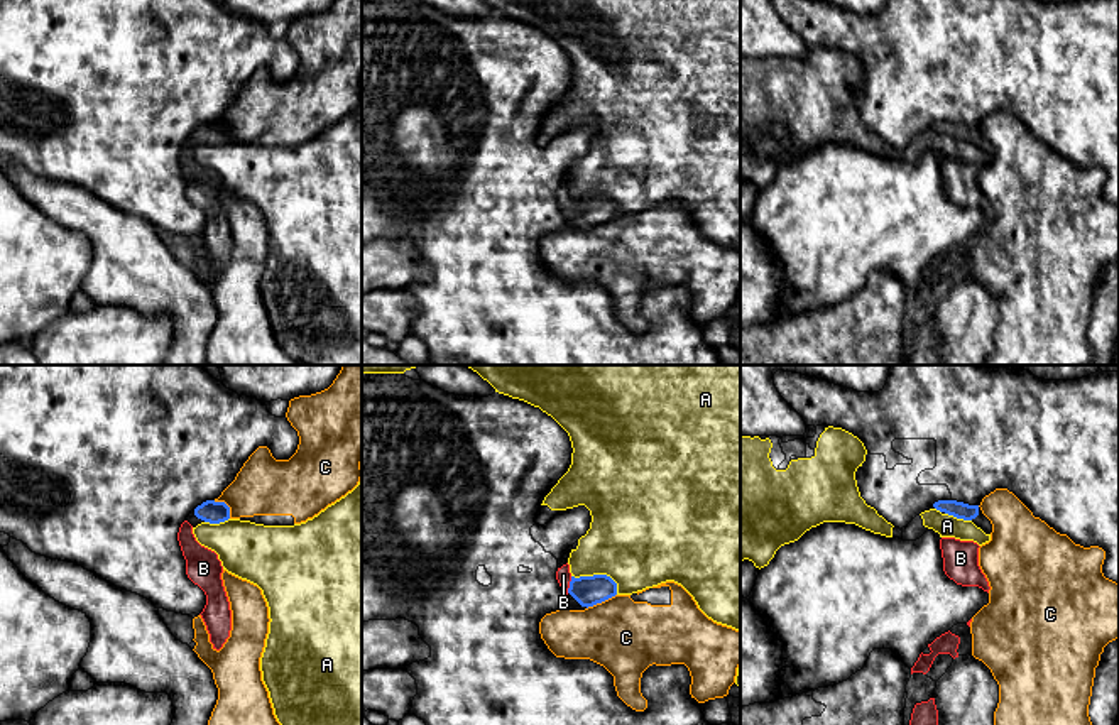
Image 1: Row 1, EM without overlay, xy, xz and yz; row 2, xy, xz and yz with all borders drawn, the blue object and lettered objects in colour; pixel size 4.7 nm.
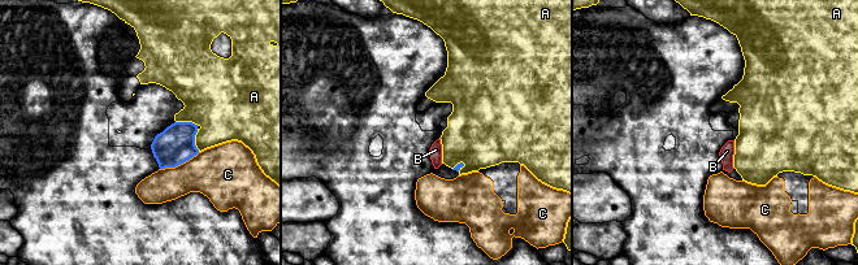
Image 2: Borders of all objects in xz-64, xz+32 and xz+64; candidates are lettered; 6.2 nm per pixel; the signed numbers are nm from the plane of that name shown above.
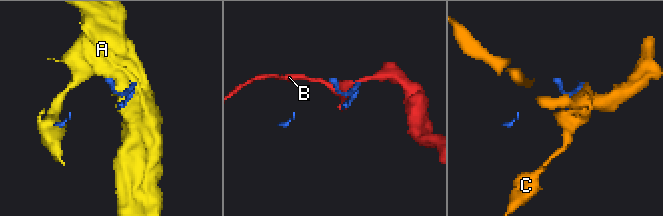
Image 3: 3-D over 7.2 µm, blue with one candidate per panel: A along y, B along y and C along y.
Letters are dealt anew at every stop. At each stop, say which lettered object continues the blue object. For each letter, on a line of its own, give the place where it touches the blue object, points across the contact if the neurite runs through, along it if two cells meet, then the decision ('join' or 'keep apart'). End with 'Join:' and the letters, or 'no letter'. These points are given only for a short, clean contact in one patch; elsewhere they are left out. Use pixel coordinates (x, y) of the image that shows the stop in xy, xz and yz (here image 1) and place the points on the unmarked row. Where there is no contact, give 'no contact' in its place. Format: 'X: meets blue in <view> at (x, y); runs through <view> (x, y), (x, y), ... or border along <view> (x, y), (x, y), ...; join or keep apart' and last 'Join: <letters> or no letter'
A: meets blue in xz at (599, 196); keep apart
B: meets blue in xz at (570, 207); runs through xz (587, 212), (570, 207), (563, 196); join
C: meets blue in xz at (600, 223); keep apart
Join: B

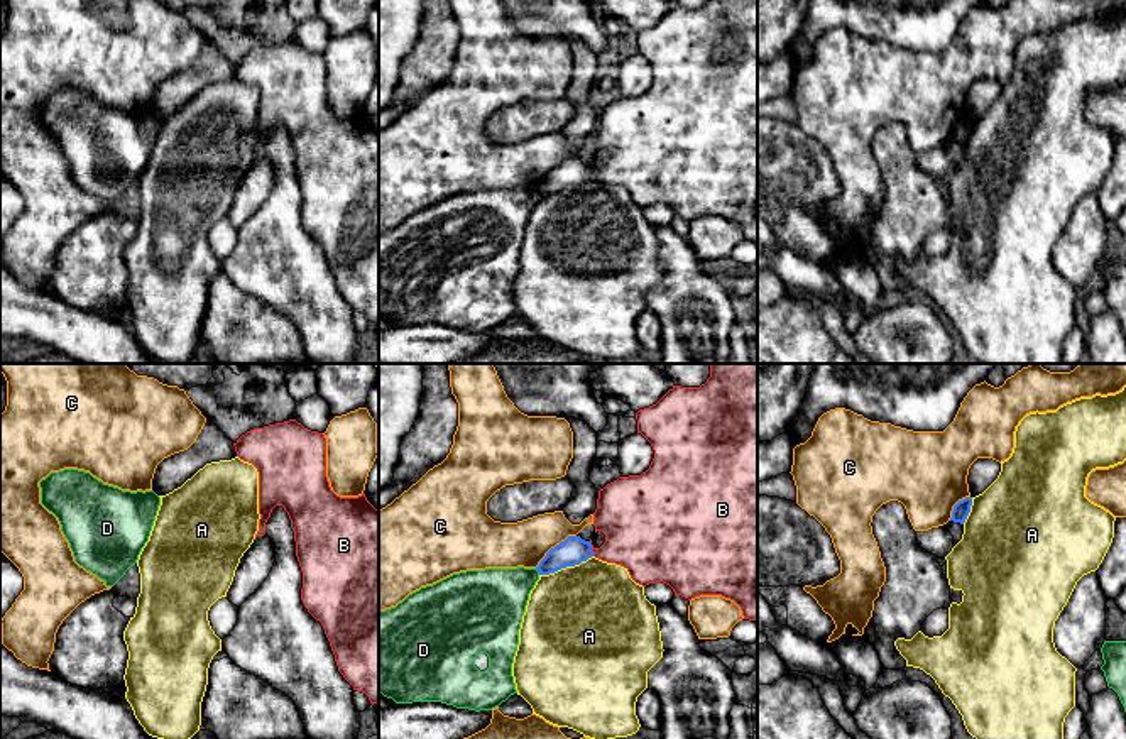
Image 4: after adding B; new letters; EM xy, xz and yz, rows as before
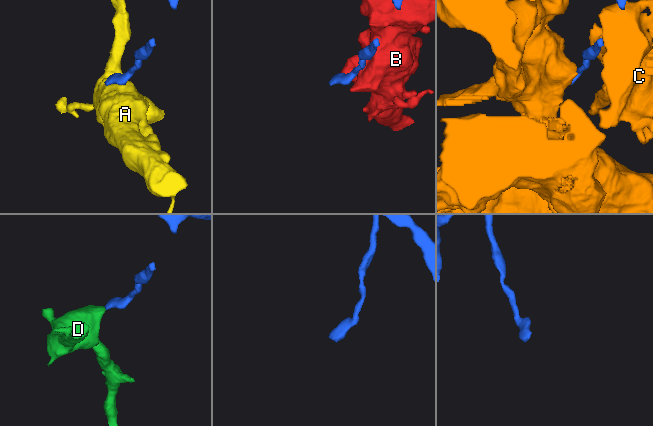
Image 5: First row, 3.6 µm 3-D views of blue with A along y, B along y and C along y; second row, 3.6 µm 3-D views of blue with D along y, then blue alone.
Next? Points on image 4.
A: meets blue in xz at (565, 188); border along xz (592, 176), (579, 185), (540, 197); keep apart
B: meets blue in xz at (590, 169); keep apart
C: meets blue in xz at (555, 168); keep apart
D: meets blue in xz at (538, 191); border along xz (535, 190), (540, 195); keep apart
Join: no letter

